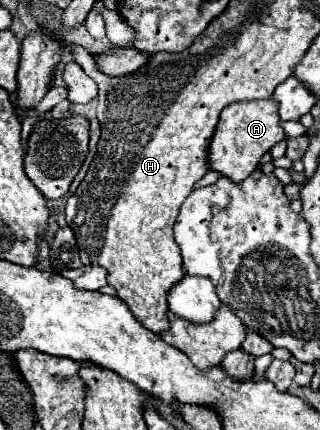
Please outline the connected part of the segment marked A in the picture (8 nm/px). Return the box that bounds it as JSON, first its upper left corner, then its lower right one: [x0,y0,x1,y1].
[210,97,284,181]

